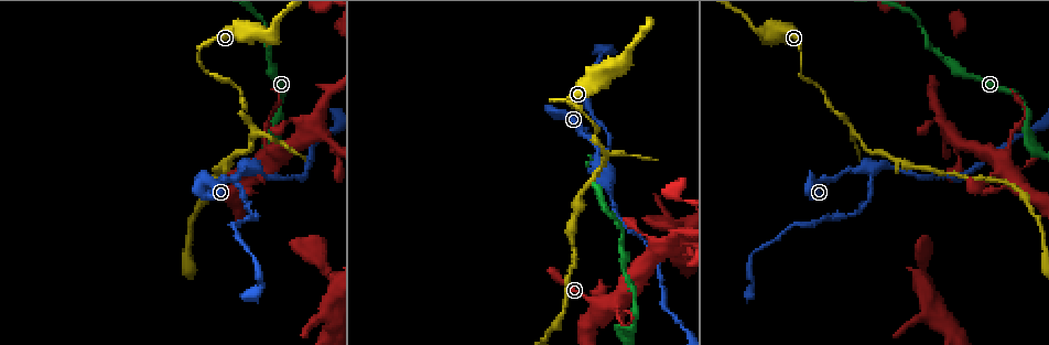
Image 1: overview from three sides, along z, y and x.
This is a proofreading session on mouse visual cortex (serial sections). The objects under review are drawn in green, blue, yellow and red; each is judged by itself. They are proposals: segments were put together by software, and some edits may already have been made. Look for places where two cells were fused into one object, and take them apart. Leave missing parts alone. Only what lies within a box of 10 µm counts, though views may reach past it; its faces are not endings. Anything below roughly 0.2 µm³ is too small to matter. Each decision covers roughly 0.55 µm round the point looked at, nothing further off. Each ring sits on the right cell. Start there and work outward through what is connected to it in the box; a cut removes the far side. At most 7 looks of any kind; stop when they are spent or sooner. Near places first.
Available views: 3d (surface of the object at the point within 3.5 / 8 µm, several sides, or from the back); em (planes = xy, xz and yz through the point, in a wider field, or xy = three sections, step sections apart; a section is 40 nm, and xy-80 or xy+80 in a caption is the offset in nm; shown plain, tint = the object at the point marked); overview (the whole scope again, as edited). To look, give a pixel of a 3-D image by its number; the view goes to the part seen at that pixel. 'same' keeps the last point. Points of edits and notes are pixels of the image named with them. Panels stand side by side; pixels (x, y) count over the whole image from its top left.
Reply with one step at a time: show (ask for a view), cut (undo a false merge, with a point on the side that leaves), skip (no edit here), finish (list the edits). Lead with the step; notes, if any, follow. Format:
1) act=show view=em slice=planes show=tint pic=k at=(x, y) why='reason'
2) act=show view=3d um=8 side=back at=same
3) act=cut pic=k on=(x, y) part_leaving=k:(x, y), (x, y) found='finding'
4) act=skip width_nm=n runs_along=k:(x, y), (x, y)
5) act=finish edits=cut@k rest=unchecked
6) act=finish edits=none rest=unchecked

act=show view=3d um=3.5 pic=1 at=(853, 169) why='thick turns thin'

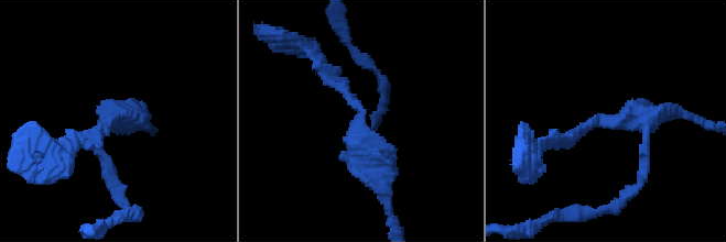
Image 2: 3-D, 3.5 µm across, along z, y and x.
act=show view=em slice=xy step=3 show=tint pic=2 at=(358, 119) why='need the tissue'

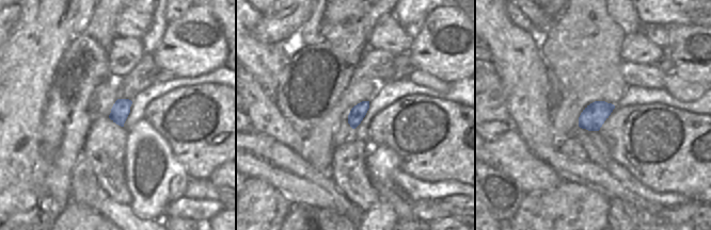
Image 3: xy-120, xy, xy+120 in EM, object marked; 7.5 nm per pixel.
act=show view=em slice=planes show=tint at=same

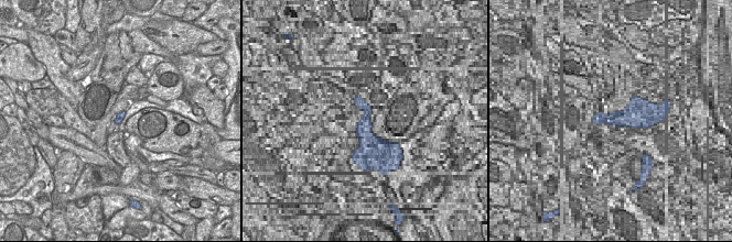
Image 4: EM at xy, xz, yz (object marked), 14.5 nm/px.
act=skip width_nm=120 runs_along=2:(321, 65), (358, 107), (381, 183) found='all the same cell'

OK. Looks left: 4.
act=show view=3d um=3.5 side=back pic=1 at=(801, 64) why='abrupt turn'

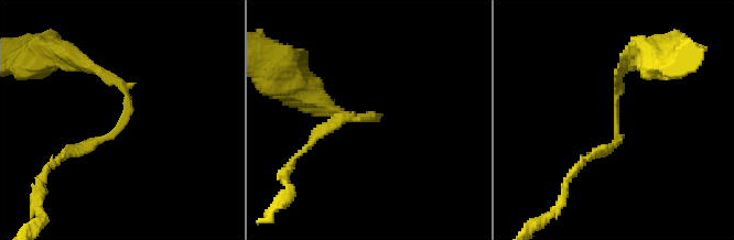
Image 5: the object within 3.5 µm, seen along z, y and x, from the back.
act=show view=em slice=xy step=3 show=tint pic=5 at=(368, 119) why='need the tissue'

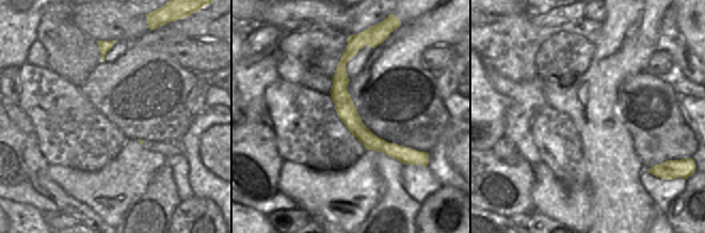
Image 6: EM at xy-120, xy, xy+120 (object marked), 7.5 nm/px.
act=skip arm_widths_nm=150,150 runs_along=5:(621, 67), (617, 141), (592, 154) found='continuous, no second cell'

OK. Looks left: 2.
act=show view=3d um=3.5 side=back pic=1 at=(1022, 100) why='thin neck'

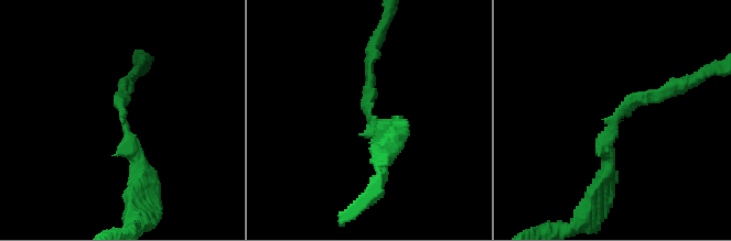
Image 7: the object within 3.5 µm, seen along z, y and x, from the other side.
act=show view=em slice=xy step=1 show=tint pic=7 at=(370, 115) why='now the EM'

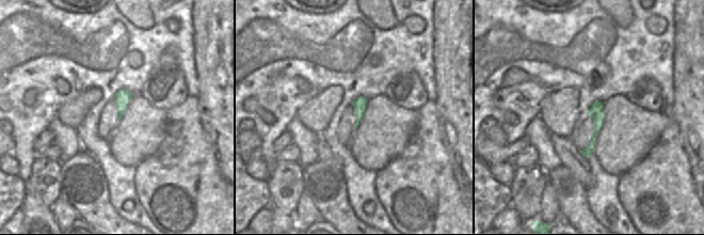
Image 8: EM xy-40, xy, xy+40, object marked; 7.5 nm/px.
act=skip runs_along=7:(680, 84), (619, 110), (602, 182) found='continuous, no second cell'

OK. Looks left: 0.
act=finish edits=none rest=unchecked

